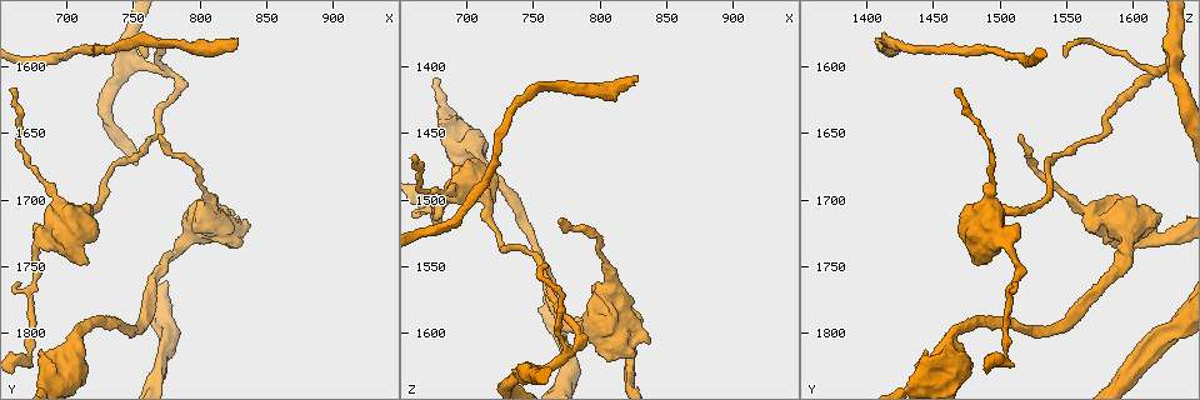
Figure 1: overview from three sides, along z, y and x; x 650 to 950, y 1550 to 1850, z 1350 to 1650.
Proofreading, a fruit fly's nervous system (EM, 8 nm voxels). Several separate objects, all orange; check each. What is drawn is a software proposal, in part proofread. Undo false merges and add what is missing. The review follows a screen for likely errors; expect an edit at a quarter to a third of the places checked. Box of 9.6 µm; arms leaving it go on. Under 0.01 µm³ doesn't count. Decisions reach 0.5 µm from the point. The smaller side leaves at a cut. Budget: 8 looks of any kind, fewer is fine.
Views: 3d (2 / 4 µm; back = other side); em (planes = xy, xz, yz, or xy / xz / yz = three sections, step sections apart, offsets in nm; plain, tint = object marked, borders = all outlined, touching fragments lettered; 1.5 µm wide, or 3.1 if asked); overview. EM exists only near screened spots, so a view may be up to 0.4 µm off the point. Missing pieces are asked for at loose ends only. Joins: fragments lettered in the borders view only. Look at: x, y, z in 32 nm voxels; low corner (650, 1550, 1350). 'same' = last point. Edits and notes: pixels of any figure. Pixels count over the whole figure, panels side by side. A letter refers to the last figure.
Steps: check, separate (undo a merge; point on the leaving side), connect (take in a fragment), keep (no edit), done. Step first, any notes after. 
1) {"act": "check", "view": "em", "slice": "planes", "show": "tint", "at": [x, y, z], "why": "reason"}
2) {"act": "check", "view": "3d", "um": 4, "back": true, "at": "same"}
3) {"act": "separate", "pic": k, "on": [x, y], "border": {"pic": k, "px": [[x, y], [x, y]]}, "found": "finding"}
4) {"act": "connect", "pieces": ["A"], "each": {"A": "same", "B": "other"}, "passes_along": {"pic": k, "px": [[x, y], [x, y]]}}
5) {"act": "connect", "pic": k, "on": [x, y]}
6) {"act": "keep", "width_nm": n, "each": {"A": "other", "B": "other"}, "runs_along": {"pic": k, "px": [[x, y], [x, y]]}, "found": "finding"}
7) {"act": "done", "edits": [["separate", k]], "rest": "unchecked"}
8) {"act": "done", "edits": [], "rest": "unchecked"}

{"act": "check", "view": "3d", "um": 2, "at": [678, 1734, 1504], "why": "calibre changes"}

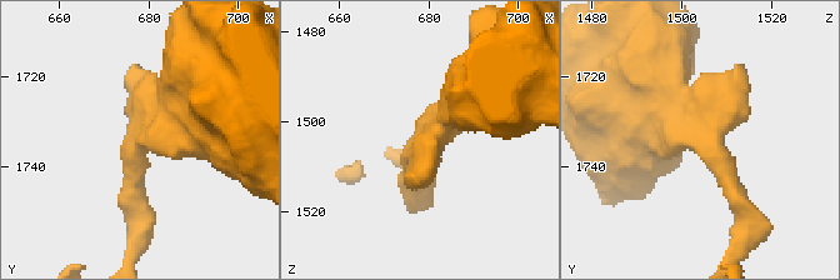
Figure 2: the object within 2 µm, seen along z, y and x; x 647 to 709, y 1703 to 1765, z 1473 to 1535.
{"act": "check", "view": "em", "slice": "planes", "show": "borders", "at": [679, 1733, 1504], "arm_widths_nm": [200, 550], "why": "now the EM"}

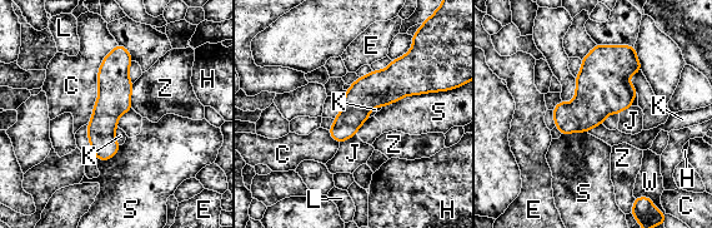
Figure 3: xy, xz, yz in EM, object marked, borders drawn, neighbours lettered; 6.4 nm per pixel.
{"act": "keep", "each": {"C": "other", "E": "other", "H": "other", "J": "other", "K": "other", "L": "other", "S": "other", "W": "other", "Z": "other"}, "runs_along": {"pic": 3, "px": [[119, 48], [99, 157]]}, "found": "one neuron here"}

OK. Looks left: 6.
{"act": "check", "view": "em", "slice": "xy", "step": 8, "show": "tint", "at": [786, 1736, 1596], "why": "calibre changes"}

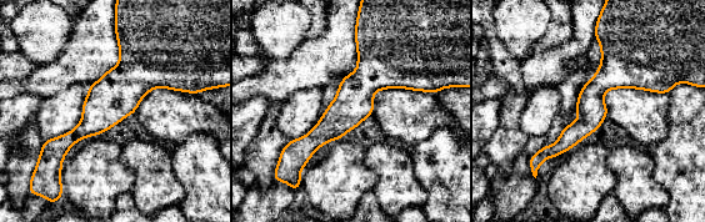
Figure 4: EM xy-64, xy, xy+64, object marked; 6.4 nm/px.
{"act": "check", "view": "em", "slice": "planes", "show": "borders", "at": "same"}

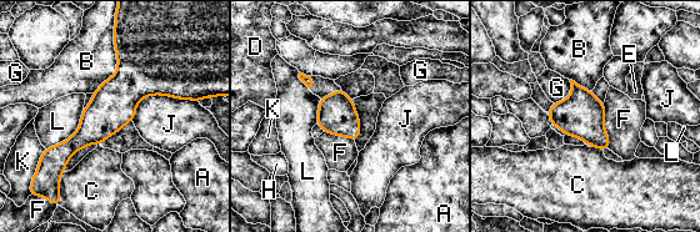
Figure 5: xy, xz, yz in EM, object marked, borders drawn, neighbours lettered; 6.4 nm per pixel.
{"act": "keep", "each": {"A": "other", "B": "other", "C": "other", "D": "other", "E": "other", "F": "other", "G": "other", "H": "other", "J": "other", "K": "other", "L": "other"}, "border": {"pic": 5, "px": [[603, 102], [609, 149]]}, "found": "continuous, no second neuron"}

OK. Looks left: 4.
{"act": "check", "view": "3d", "um": 4, "back": true, "at": [672, 1816, 1506], "why": "thick turns thin"}

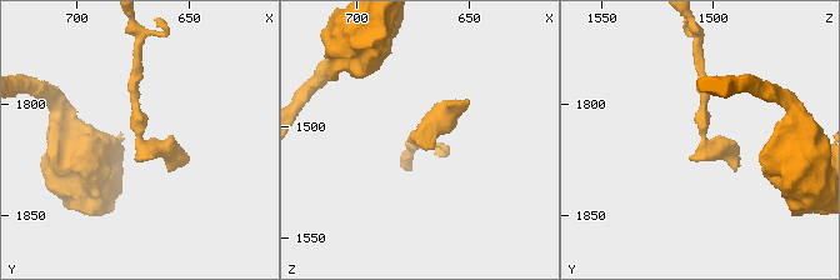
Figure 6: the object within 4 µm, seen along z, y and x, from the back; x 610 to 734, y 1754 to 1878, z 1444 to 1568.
{"act": "check", "view": "em", "slice": "planes", "show": "plain", "at": [672, 1816, 1504], "why": "now the EM"}

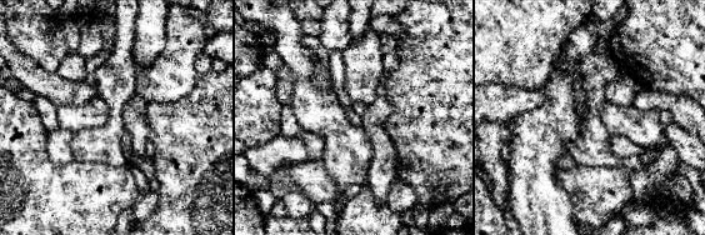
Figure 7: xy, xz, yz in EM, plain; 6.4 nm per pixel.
{"act": "check", "view": "em", "slice": "planes", "show": "borders", "at": "same"}

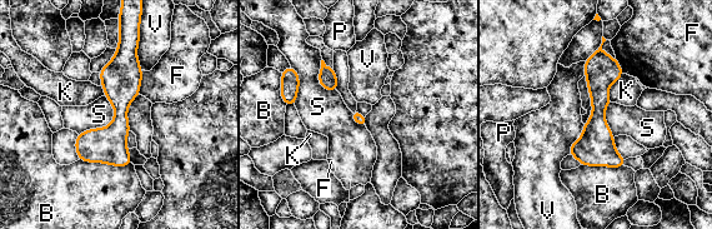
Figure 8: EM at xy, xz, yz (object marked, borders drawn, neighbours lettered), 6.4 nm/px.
{"act": "keep", "each": {"B": "other", "F": "other", "K": "other", "P": "other", "S": "other", "V": "other"}, "runs_along": {"pic": 8, "px": [[125, 44], [120, 122], [81, 157]]}, "found": "all the same neuron"}

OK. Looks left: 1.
{"act": "done", "edits": [], "rest": "unchecked"}

